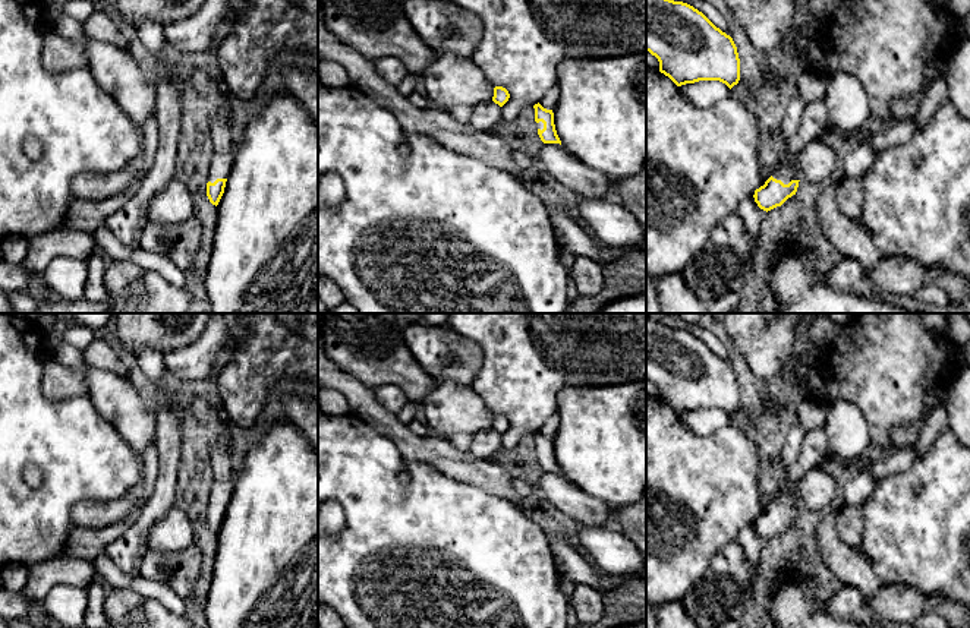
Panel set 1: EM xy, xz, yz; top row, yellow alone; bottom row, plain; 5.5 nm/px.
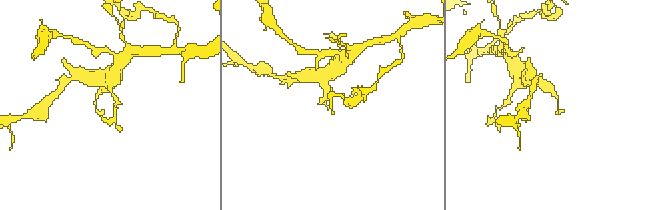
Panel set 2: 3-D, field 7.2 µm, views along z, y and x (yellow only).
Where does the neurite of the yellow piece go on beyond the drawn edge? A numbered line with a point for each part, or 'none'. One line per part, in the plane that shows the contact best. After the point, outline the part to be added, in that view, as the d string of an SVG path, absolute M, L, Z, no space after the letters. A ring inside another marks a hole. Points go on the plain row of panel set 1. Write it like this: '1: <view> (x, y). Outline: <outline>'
none

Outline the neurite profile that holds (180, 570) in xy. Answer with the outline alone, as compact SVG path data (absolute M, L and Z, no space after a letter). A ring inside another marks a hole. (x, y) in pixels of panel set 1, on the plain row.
M195 543L177 552L148 549L141 561L139 575L151 581L169 584L185 600L196 586L201 564L202 553Z

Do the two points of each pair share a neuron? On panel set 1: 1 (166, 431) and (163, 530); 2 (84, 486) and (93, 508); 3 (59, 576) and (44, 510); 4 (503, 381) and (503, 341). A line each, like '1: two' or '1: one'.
1: two
2: two
3: two
4: one

